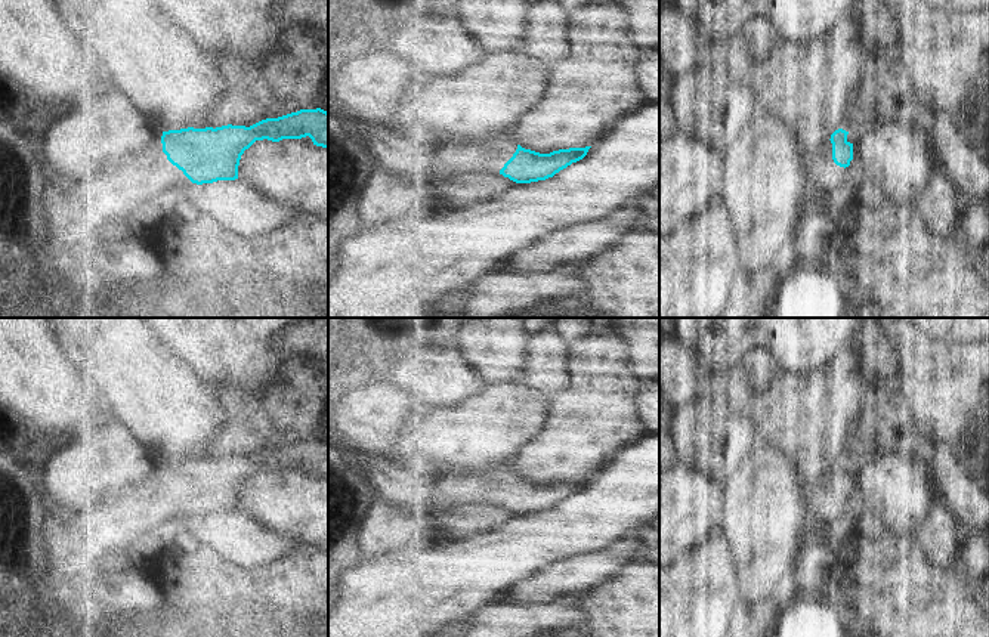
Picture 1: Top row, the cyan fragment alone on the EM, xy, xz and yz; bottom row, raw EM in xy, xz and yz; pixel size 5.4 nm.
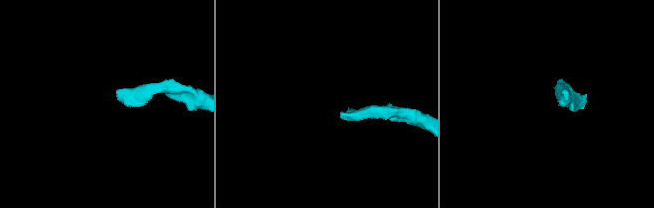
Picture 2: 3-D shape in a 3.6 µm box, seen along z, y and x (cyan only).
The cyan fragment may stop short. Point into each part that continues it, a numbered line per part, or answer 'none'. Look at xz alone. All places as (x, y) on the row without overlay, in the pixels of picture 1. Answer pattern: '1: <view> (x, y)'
1: xz (470, 488)

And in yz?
1: yz (827, 507)

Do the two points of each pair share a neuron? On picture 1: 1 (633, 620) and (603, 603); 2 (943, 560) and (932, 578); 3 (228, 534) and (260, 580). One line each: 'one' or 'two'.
1: one
2: two
3: two

